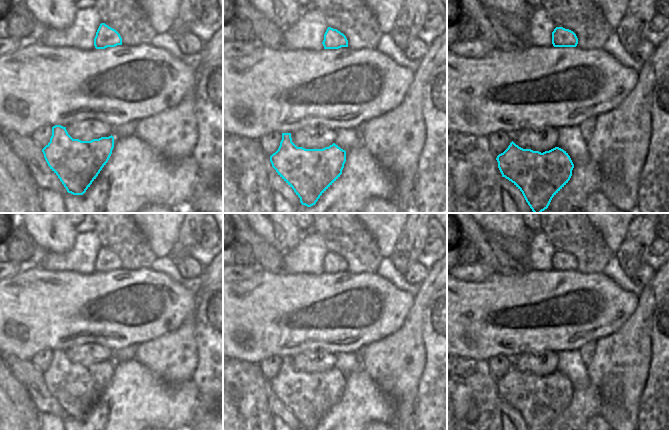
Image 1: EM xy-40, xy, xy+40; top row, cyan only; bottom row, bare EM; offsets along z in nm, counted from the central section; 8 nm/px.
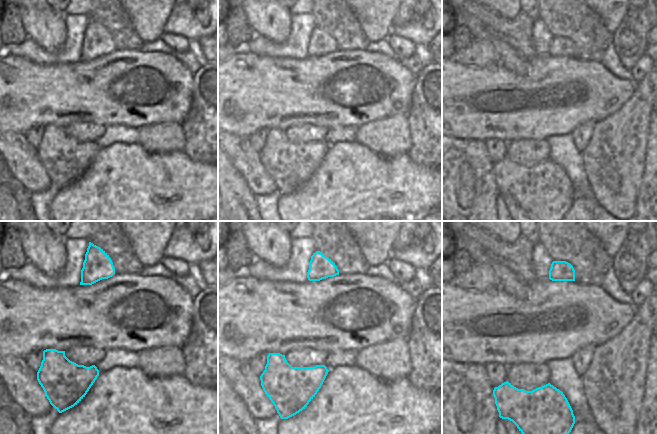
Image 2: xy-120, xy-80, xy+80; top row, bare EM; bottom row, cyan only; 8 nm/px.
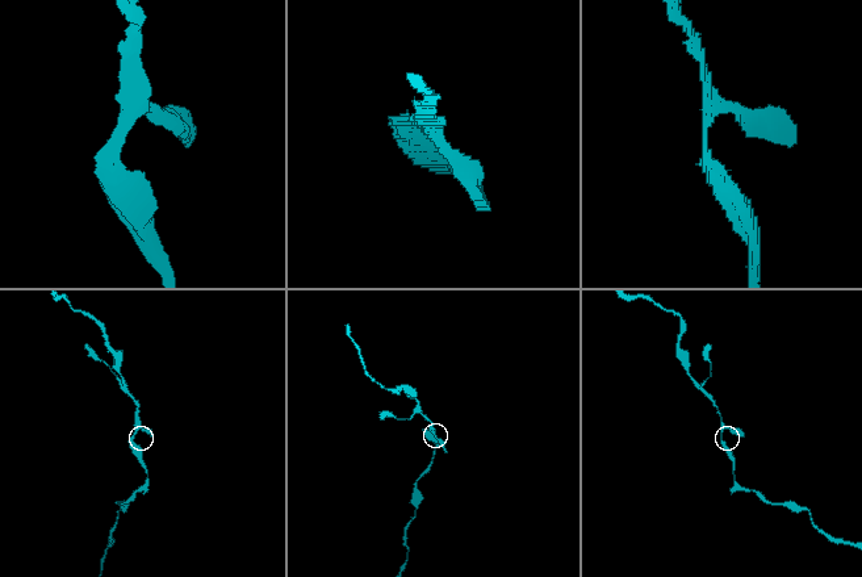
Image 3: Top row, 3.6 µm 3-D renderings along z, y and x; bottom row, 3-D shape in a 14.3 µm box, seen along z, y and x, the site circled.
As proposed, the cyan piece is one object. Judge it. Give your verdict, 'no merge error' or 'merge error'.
no merge error

